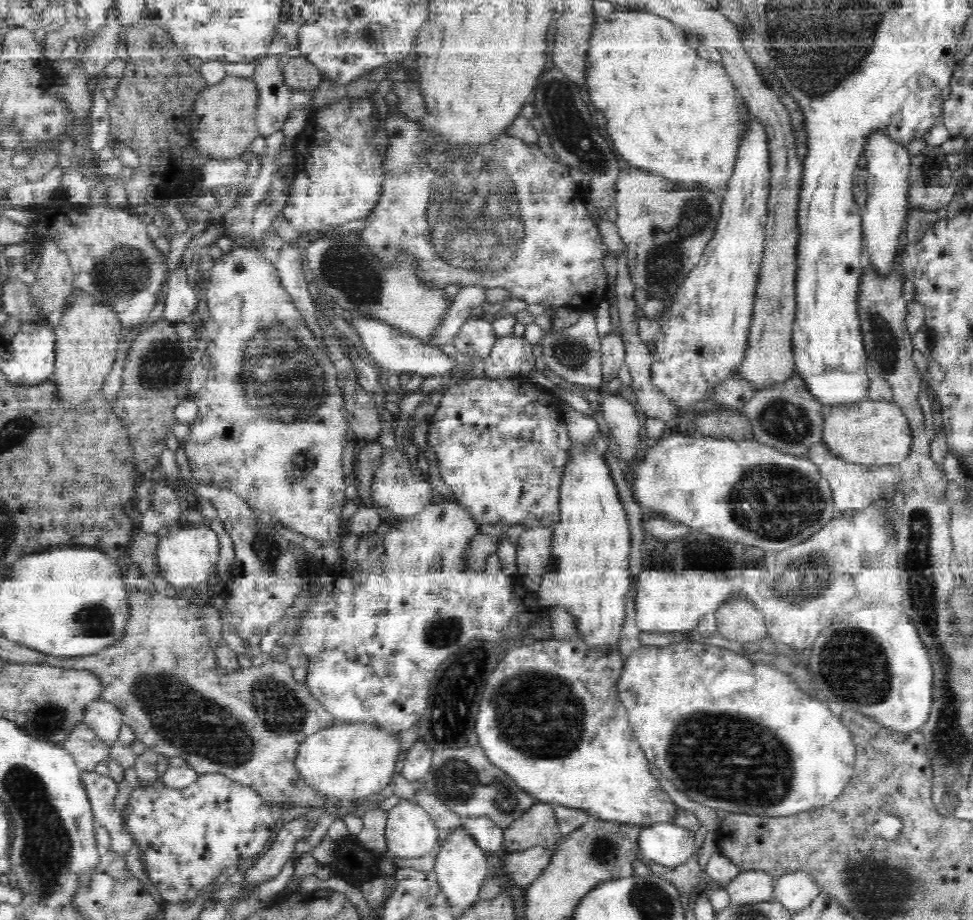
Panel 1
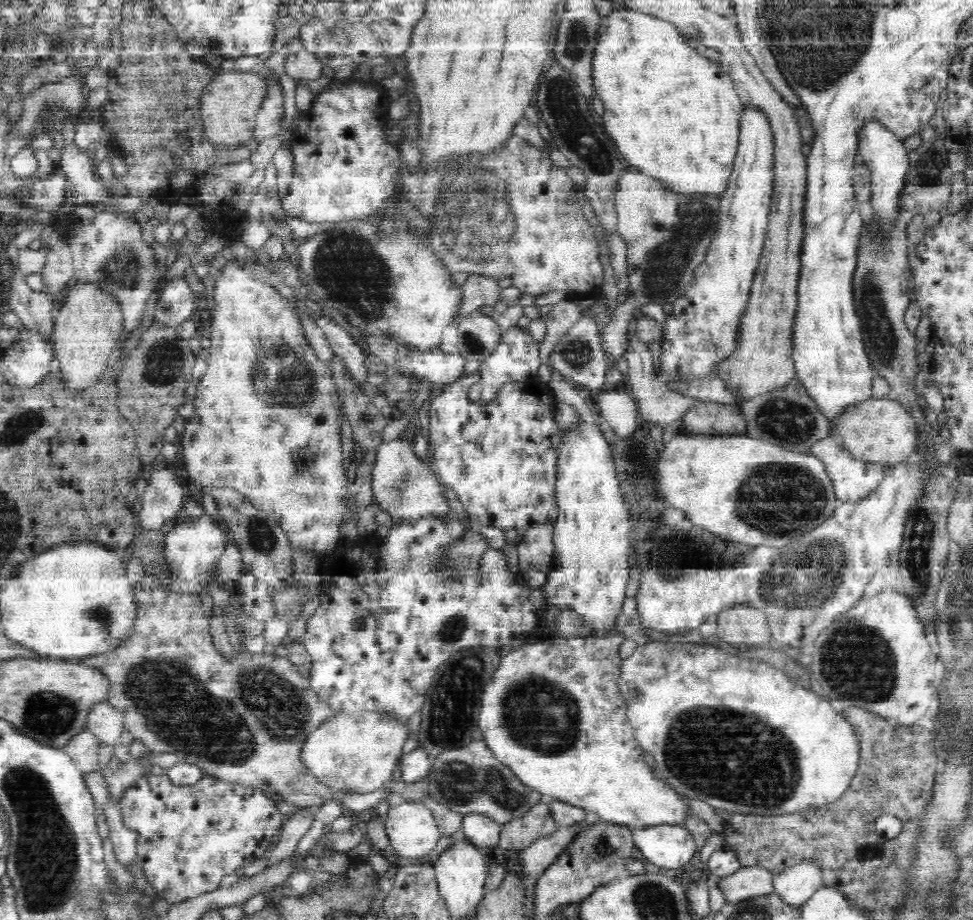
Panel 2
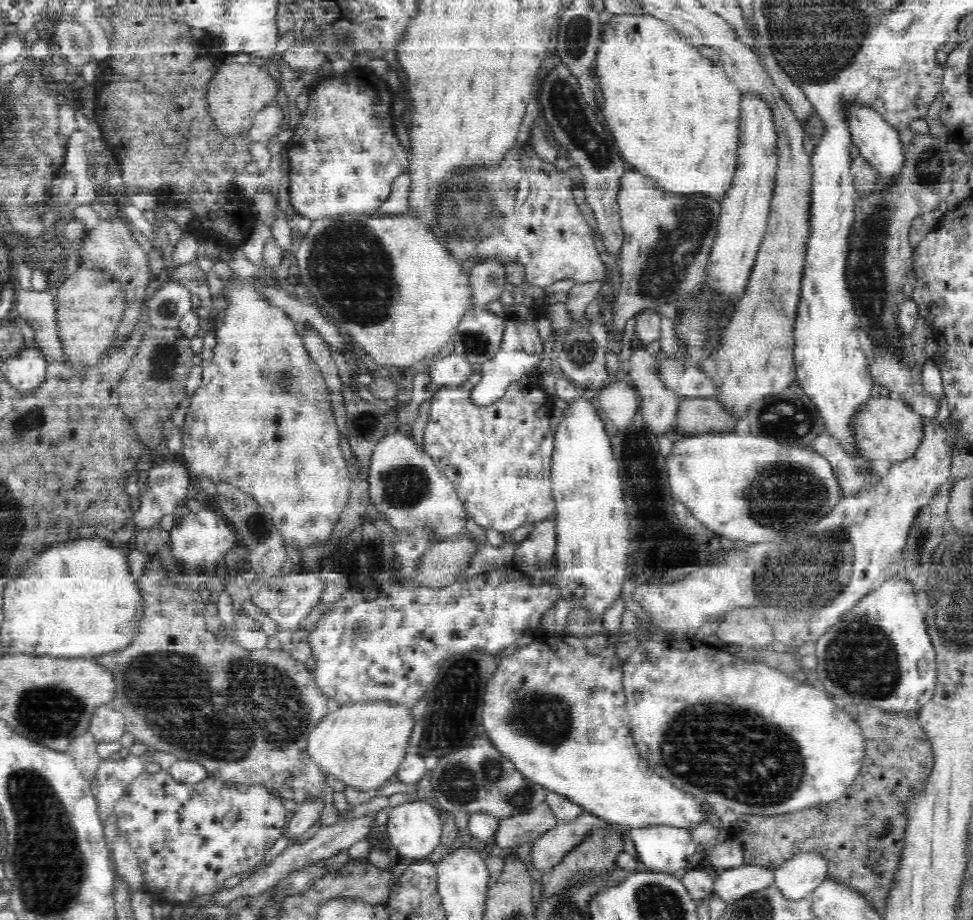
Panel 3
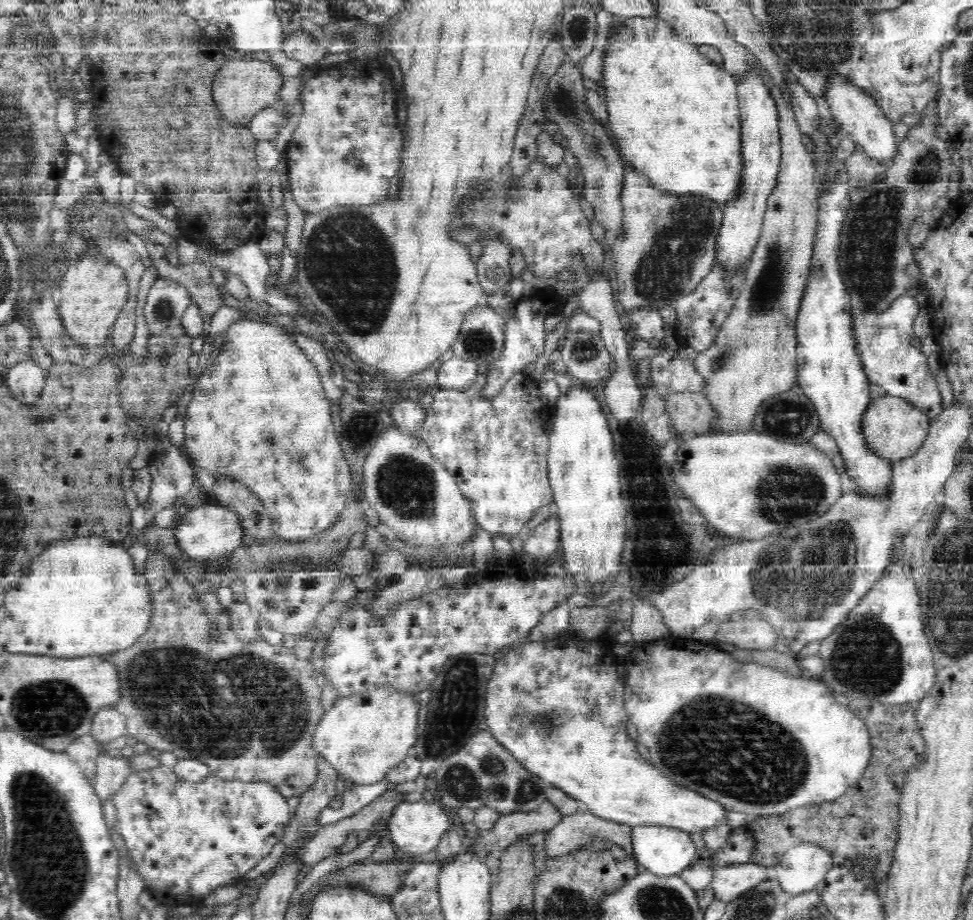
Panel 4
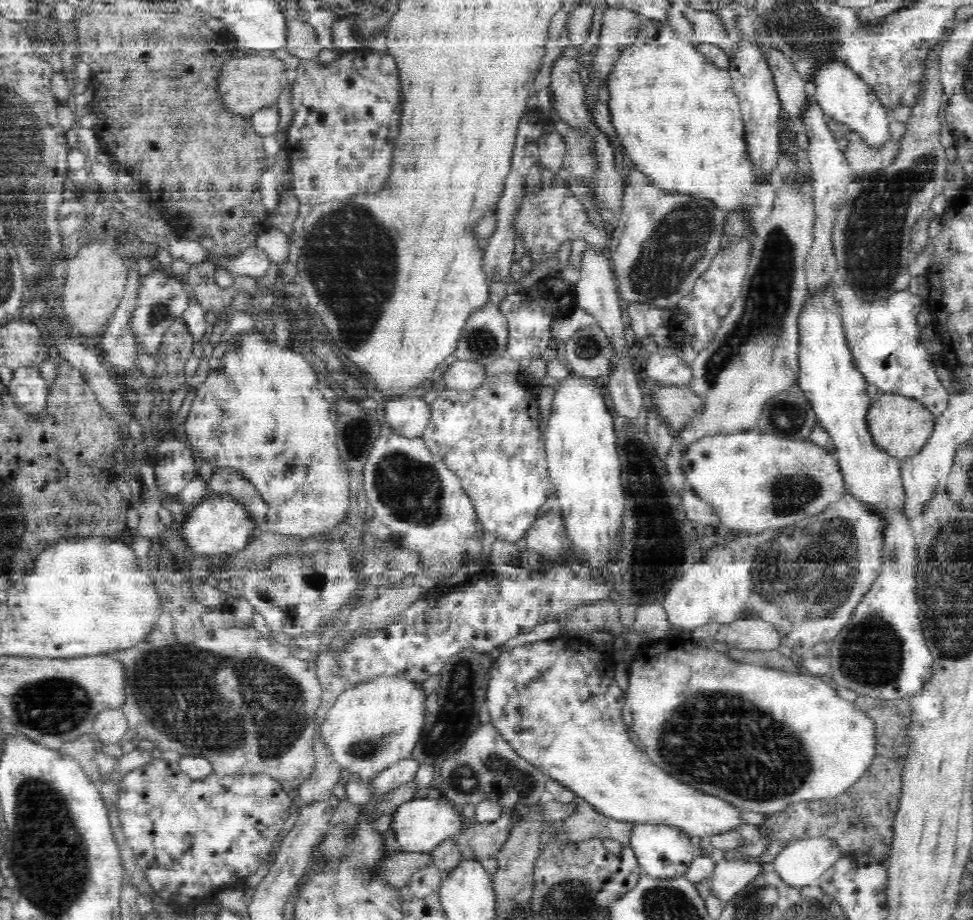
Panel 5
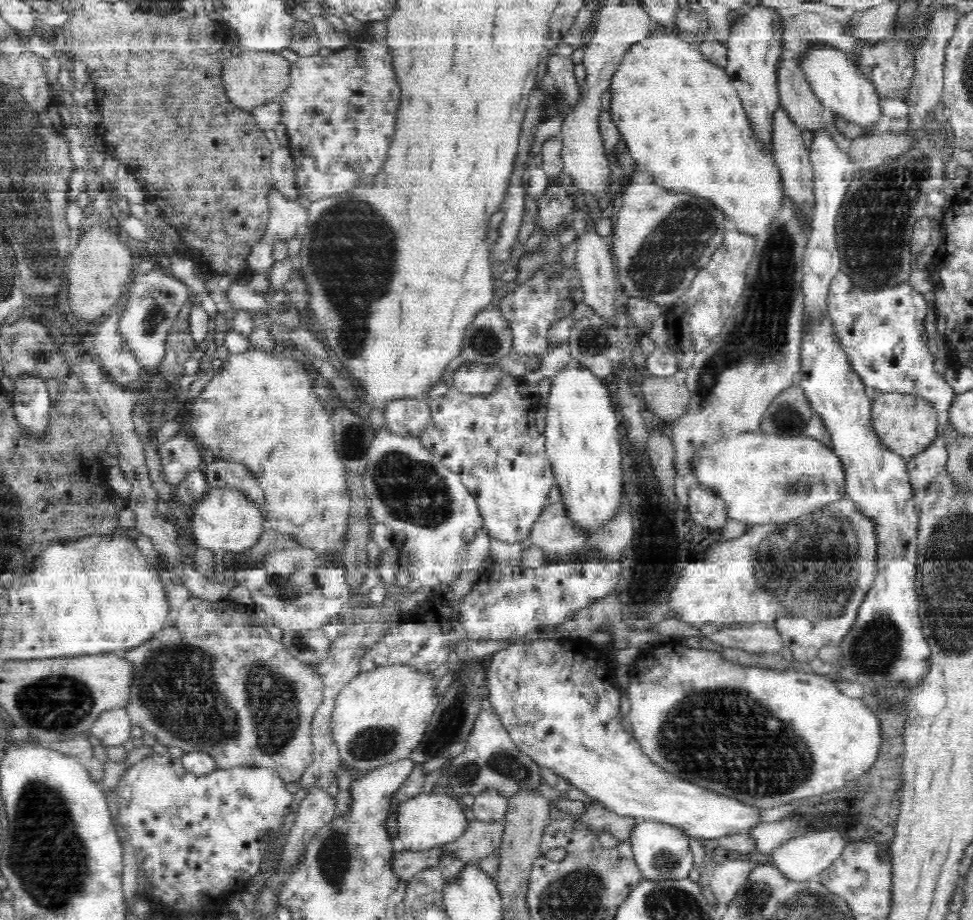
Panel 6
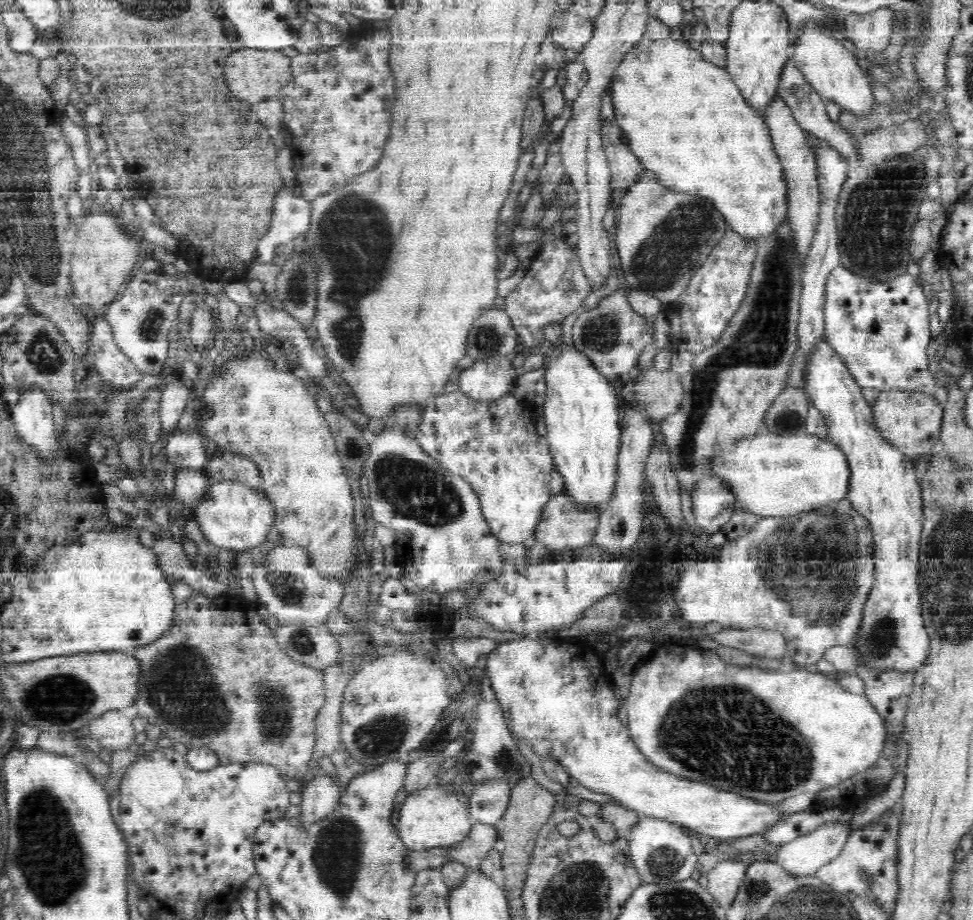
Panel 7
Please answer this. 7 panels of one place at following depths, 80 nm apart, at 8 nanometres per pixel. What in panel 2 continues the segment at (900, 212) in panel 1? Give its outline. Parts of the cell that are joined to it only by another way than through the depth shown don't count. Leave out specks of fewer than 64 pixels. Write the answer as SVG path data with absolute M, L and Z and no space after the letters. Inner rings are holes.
M877 118L862 120L856 137L858 137L857 152L860 153L864 159L864 164L872 172L872 211L875 210L875 214L884 214L883 218L892 218L892 214L896 212L896 206L898 206L898 199L896 198L898 198L900 188L902 188L902 180L904 180L909 166L906 147L904 147L901 138L896 136L894 131L886 128Z

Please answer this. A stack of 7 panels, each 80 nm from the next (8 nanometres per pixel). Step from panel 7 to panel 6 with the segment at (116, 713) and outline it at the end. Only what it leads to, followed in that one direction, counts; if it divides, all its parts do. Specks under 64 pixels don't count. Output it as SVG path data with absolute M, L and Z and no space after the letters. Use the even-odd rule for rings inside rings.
M127 707L115 708L103 712L94 721L88 734L93 741L105 747L122 746L133 739L132 726Z

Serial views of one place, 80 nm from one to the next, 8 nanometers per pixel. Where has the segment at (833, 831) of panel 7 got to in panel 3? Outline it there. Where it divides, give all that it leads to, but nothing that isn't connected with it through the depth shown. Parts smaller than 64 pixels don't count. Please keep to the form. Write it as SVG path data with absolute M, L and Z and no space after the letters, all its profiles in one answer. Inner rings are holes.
M800 850L773 869L774 883L792 900L810 896L828 874L828 861L817 850Z

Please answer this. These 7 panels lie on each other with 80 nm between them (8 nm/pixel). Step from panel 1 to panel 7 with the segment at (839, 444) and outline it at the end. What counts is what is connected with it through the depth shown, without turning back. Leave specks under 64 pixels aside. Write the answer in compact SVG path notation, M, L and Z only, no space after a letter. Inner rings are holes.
M919 390L884 391L872 404L874 422L878 430L896 448L917 459L940 449L944 407L932 392Z

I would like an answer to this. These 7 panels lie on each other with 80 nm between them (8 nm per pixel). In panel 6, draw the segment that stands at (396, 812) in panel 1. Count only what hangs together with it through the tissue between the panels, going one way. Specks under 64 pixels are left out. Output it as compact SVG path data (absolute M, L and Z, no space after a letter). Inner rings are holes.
M420 792L403 801L397 810L398 836L395 838L397 852L428 850L441 844L453 843L466 832L470 822L464 813L464 805L455 796L440 792Z

